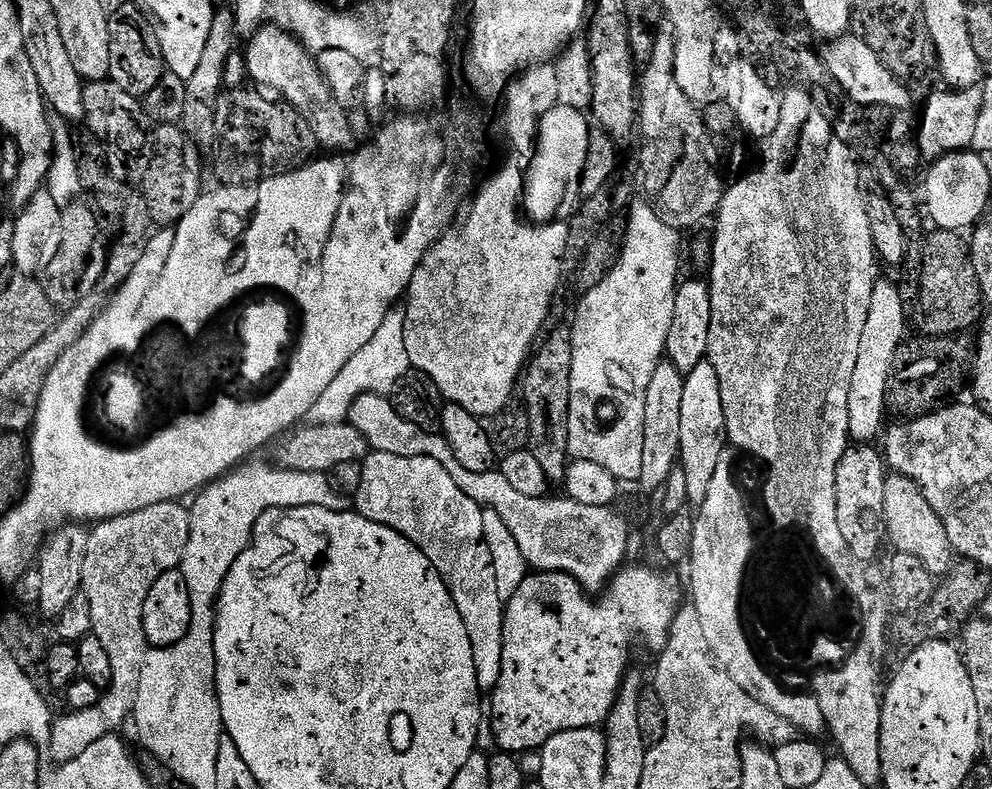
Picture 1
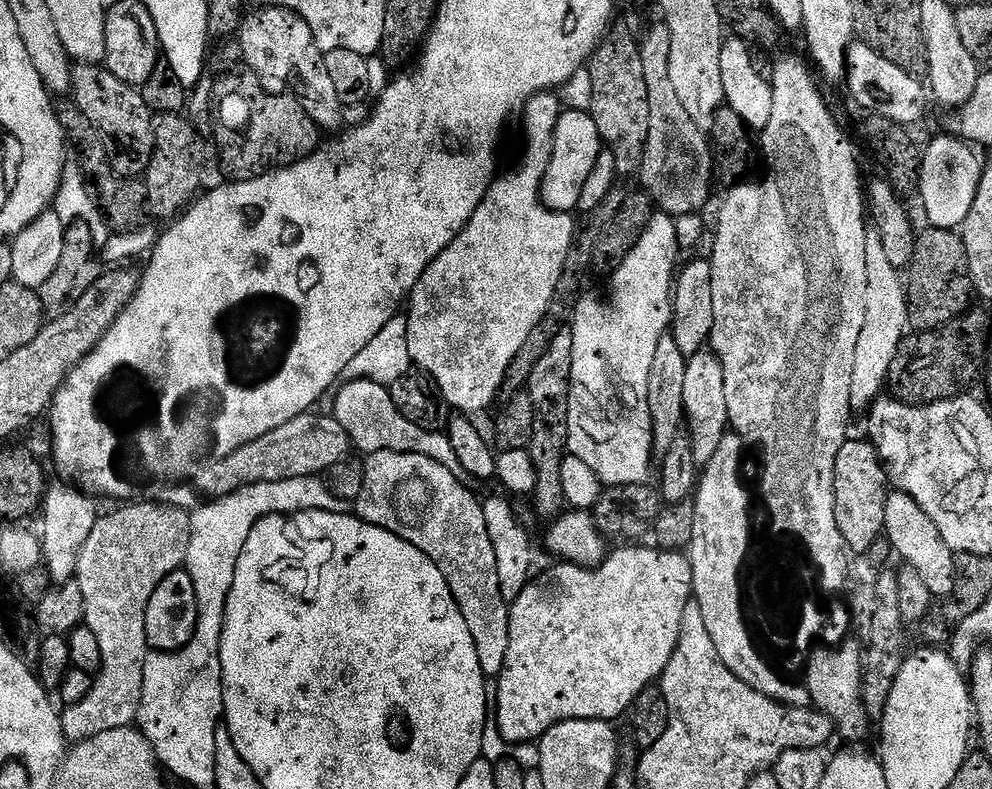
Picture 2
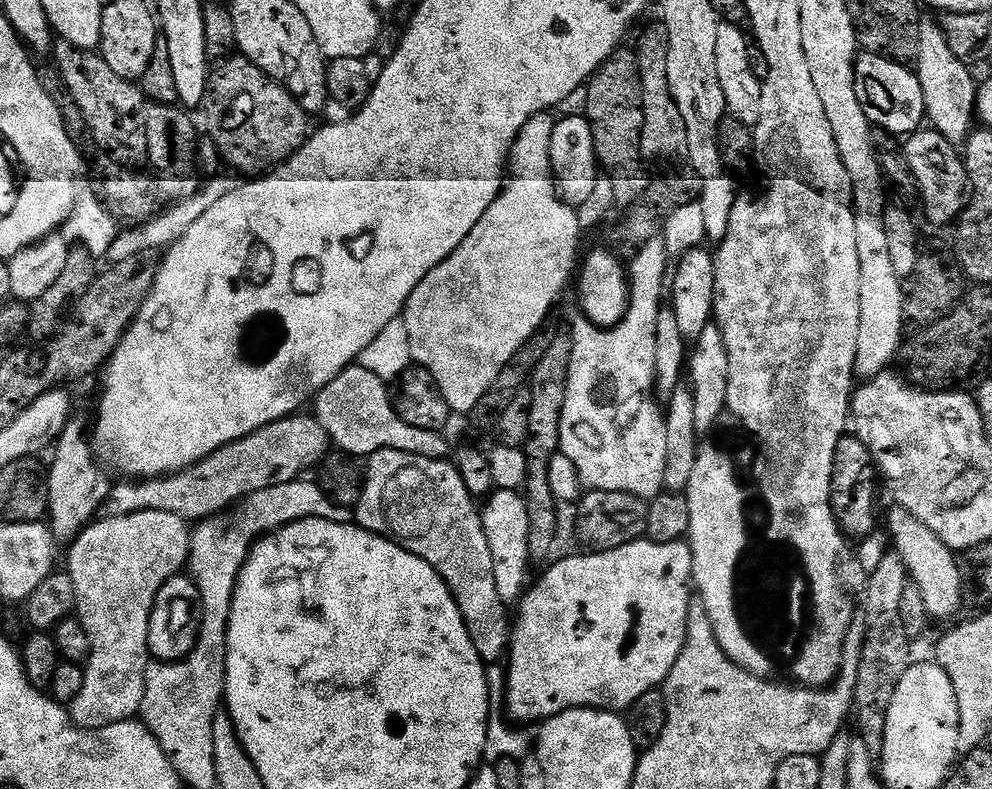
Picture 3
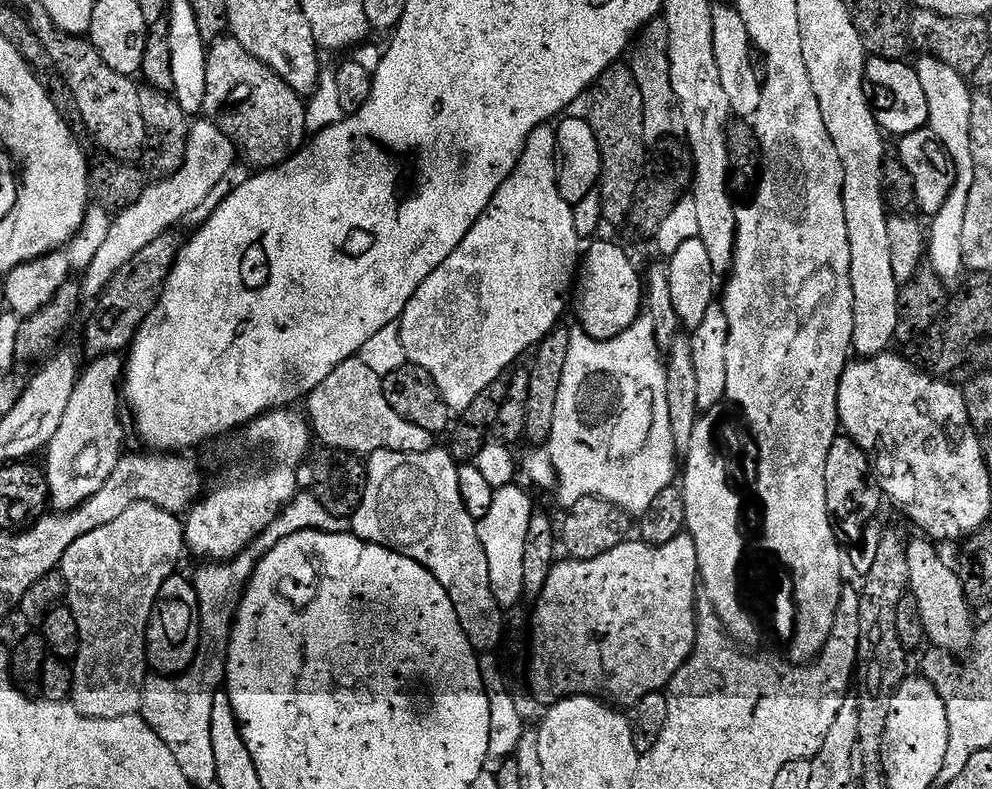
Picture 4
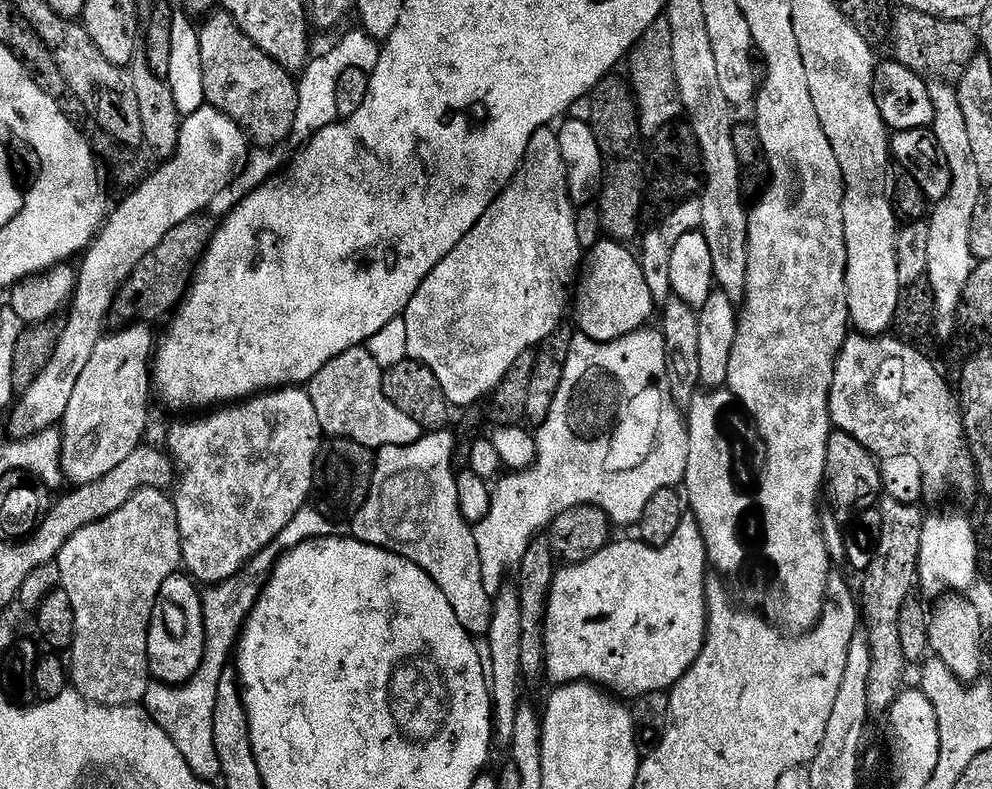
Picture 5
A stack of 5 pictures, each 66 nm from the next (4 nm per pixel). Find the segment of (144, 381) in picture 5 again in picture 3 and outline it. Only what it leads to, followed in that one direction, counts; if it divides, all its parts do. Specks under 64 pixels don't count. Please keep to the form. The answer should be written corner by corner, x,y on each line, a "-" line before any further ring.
69,422
55,441
55,448
56,461
48,468
48,516
57,541
71,542
97,519
96,511
105,507
110,480
104,477
105,469
98,463
89,433
84,433
82,425

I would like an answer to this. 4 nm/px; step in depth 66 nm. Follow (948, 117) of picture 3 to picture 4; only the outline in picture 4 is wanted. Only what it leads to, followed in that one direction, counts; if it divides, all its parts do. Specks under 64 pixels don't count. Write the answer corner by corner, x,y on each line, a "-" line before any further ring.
924,54
914,67
918,82
926,94
928,123
926,127
942,142
954,169
952,189
946,206
931,217
930,231
927,233
927,259
930,267
945,282
951,282
959,272
965,271
962,262
962,226
966,223
966,202
970,198
970,186
974,186
974,154
970,143
970,102
973,89
968,88
969,81
958,70
944,64
940,57

